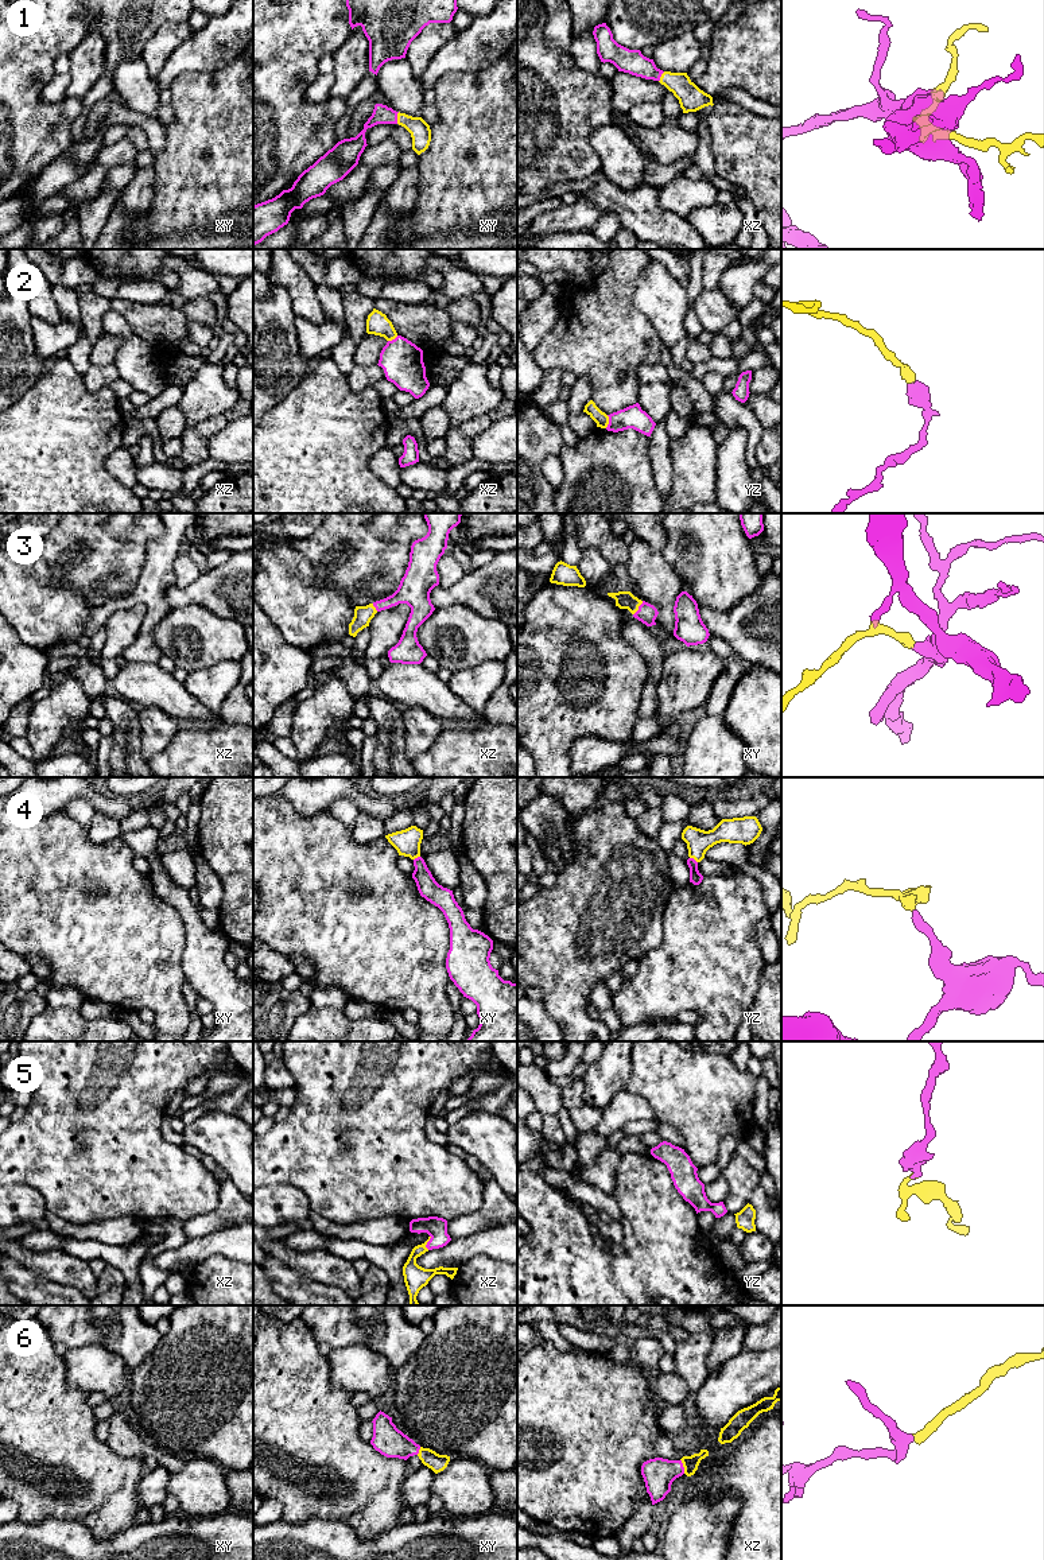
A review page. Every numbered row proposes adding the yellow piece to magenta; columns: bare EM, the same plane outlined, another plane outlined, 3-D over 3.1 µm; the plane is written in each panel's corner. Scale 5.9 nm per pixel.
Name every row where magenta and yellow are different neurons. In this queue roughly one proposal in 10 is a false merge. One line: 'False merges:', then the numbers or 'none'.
False merges: none

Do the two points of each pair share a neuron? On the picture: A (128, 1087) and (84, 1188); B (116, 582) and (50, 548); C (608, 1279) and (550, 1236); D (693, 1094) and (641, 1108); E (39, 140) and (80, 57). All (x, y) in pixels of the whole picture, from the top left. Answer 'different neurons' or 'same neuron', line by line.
A: same neuron
B: same neuron
C: same neuron
D: different neurons
E: different neurons

